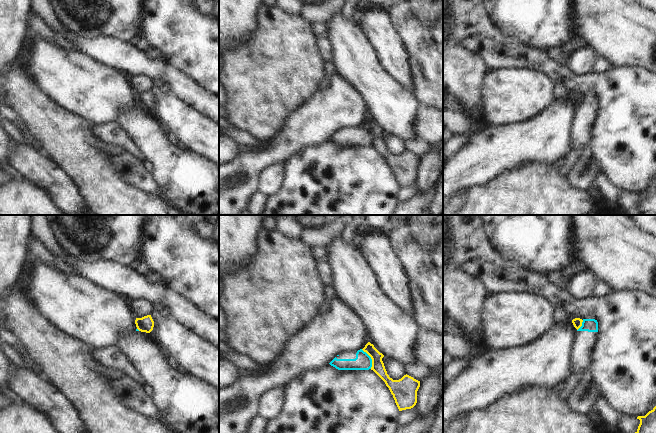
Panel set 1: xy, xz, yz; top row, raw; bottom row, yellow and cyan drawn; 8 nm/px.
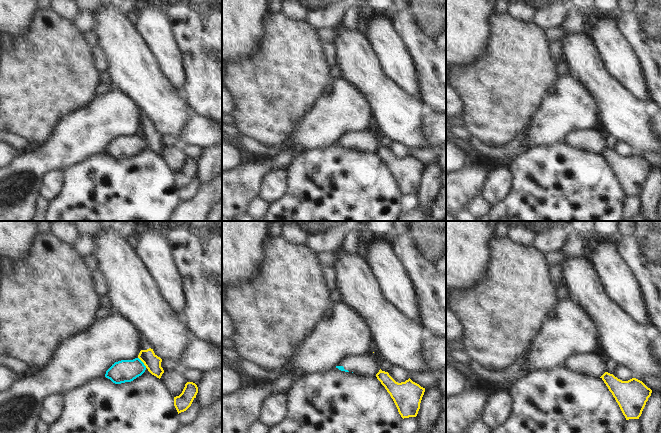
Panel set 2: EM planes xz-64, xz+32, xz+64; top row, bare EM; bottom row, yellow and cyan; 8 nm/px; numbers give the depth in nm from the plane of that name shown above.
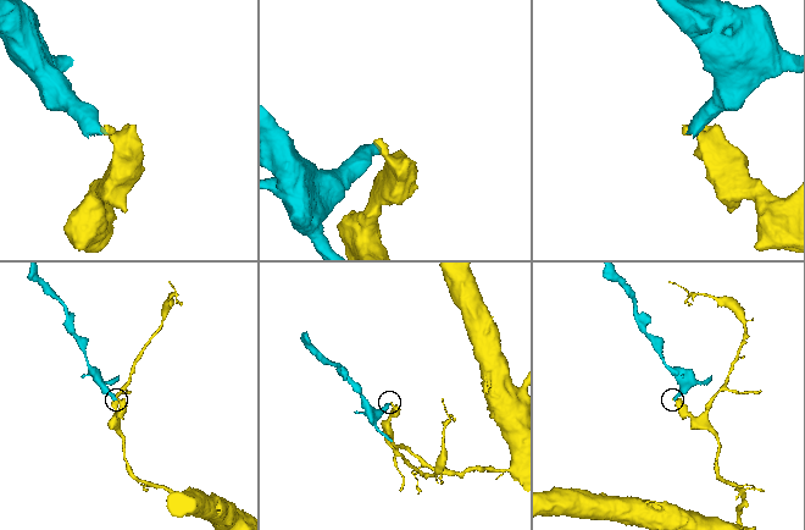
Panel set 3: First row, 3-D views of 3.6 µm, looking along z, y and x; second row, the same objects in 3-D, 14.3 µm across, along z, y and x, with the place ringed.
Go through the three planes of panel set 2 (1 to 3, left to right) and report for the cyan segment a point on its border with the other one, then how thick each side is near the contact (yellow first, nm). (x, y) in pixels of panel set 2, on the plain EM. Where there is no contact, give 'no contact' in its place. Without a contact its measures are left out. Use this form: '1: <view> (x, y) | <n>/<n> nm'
1: xz-64 (142, 137) | 130/180 nm
2: no contact
3: no contact

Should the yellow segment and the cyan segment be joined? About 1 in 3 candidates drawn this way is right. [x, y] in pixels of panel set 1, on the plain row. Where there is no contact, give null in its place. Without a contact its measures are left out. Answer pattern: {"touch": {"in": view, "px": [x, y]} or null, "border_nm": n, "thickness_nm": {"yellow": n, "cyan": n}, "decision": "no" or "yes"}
{"touch": {"in": "xz", "px": [371, 134]}, "border_nm": 180, "thickness_nm": {"yellow": 100, "cyan": 140}, "decision": "no"}

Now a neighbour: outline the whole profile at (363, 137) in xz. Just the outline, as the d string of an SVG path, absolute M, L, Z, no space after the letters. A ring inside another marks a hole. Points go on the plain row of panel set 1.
M360 125L355 128L341 129L329 140L338 146L369 146L372 143L372 135Z

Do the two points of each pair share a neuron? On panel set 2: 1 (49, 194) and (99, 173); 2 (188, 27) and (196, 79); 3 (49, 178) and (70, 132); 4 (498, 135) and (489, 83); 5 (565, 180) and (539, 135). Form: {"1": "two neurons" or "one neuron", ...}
{"1": "two neurons", "2": "one neuron", "3": "two neurons", "4": "one neuron", "5": "two neurons"}

